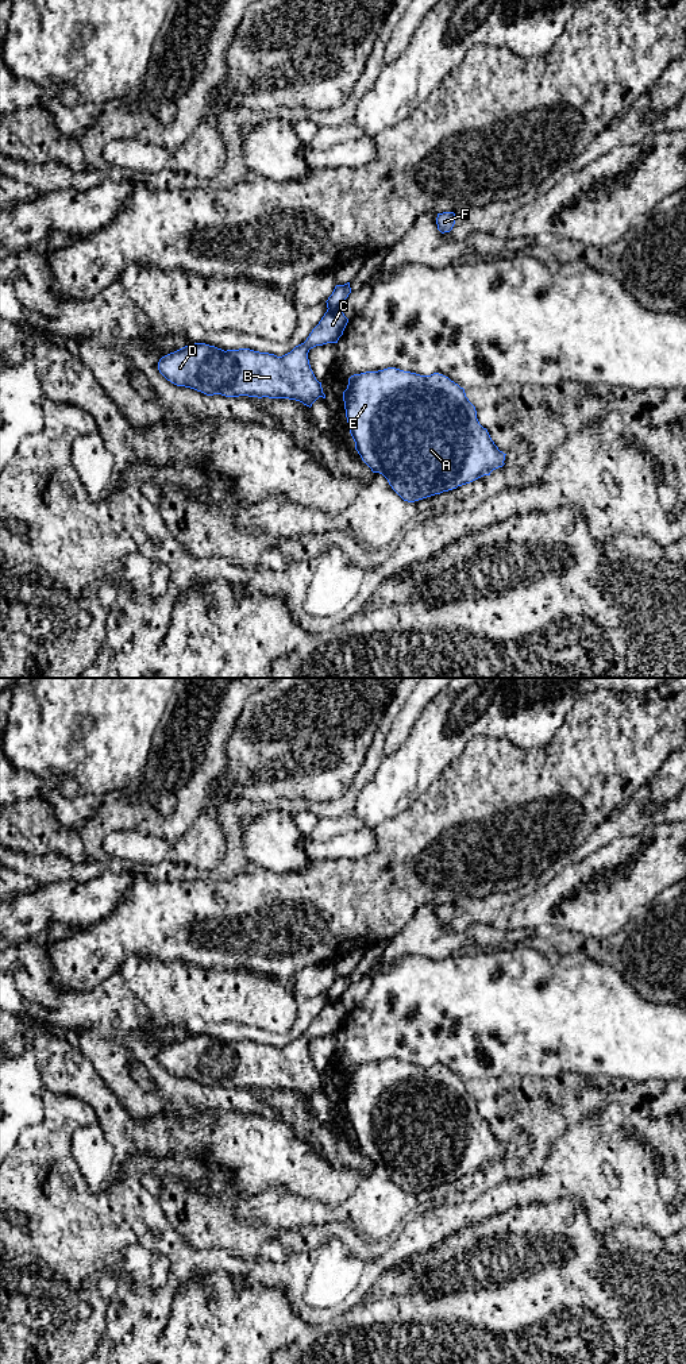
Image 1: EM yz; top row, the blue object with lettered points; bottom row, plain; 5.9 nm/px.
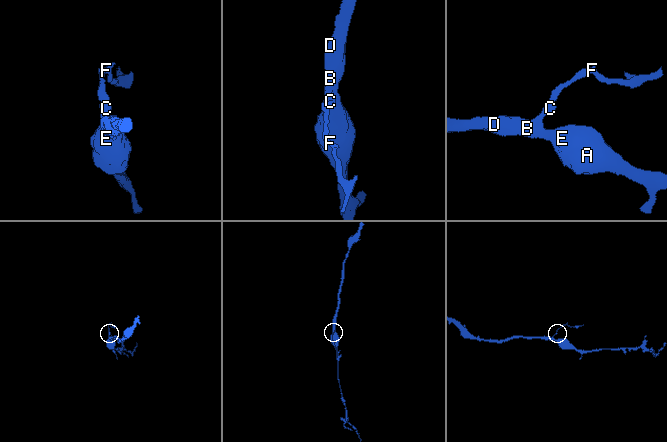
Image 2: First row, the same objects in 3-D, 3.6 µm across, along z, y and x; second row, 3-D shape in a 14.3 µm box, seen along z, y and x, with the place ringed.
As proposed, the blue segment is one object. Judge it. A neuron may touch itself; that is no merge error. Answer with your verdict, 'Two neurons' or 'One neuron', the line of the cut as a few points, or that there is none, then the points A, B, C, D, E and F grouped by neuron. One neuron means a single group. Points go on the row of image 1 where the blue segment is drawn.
Two neurons. Split along yz (339, 307), (327, 309). Groups: A B C D E / F

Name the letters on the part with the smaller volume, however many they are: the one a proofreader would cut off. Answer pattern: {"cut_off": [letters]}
{"cut_off": ["F"]}

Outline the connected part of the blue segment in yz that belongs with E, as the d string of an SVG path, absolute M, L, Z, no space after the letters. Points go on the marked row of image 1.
M396 367L354 374L348 378L343 401L355 450L373 473L382 474L392 489L408 502L415 502L470 483L505 463L505 455L492 440L478 419L465 389L448 377L433 373L420 375Z

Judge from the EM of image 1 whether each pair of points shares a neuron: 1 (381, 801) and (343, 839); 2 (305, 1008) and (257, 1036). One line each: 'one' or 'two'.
1: two
2: one

